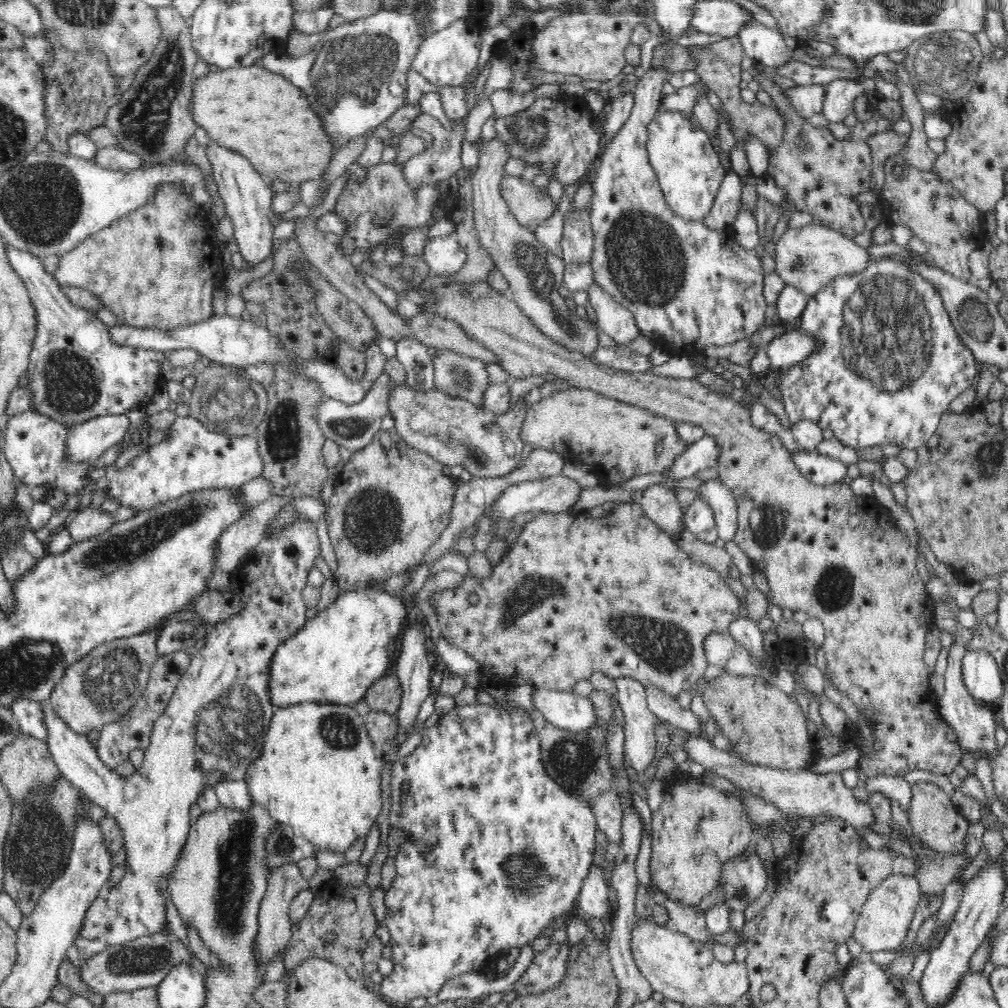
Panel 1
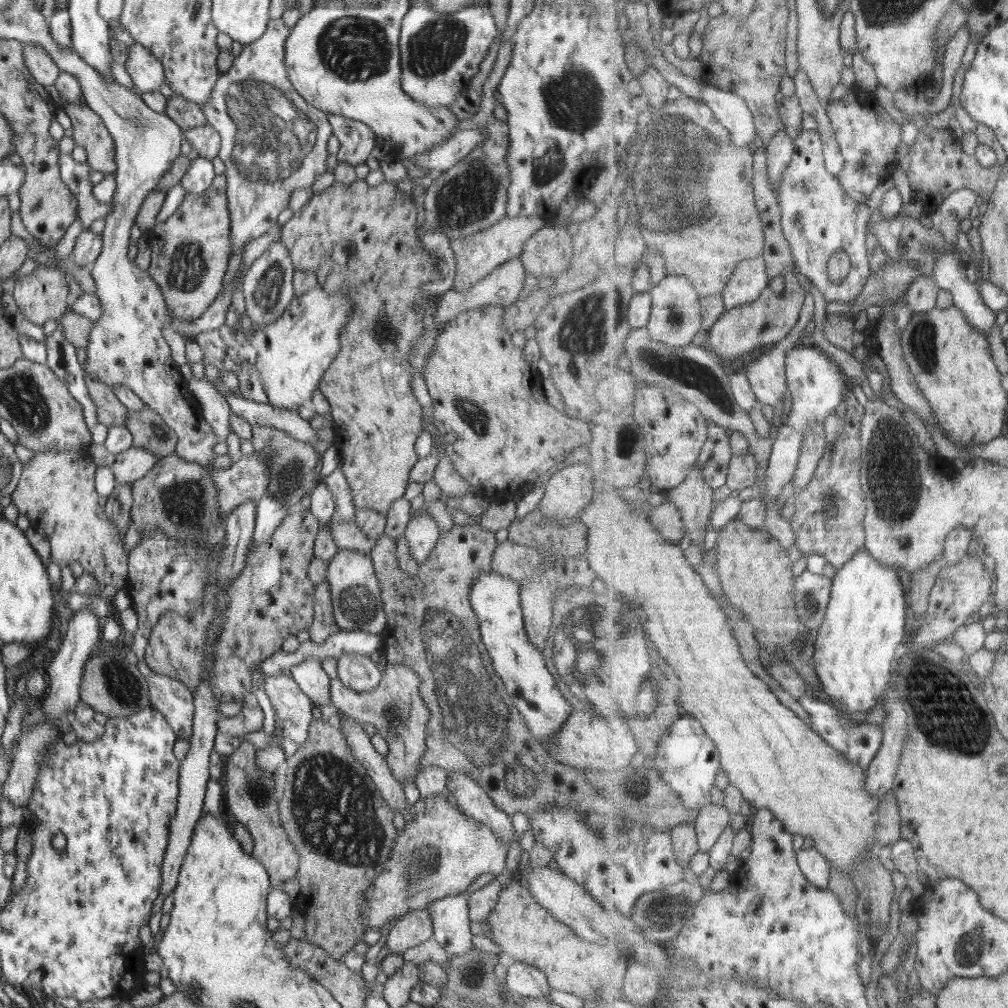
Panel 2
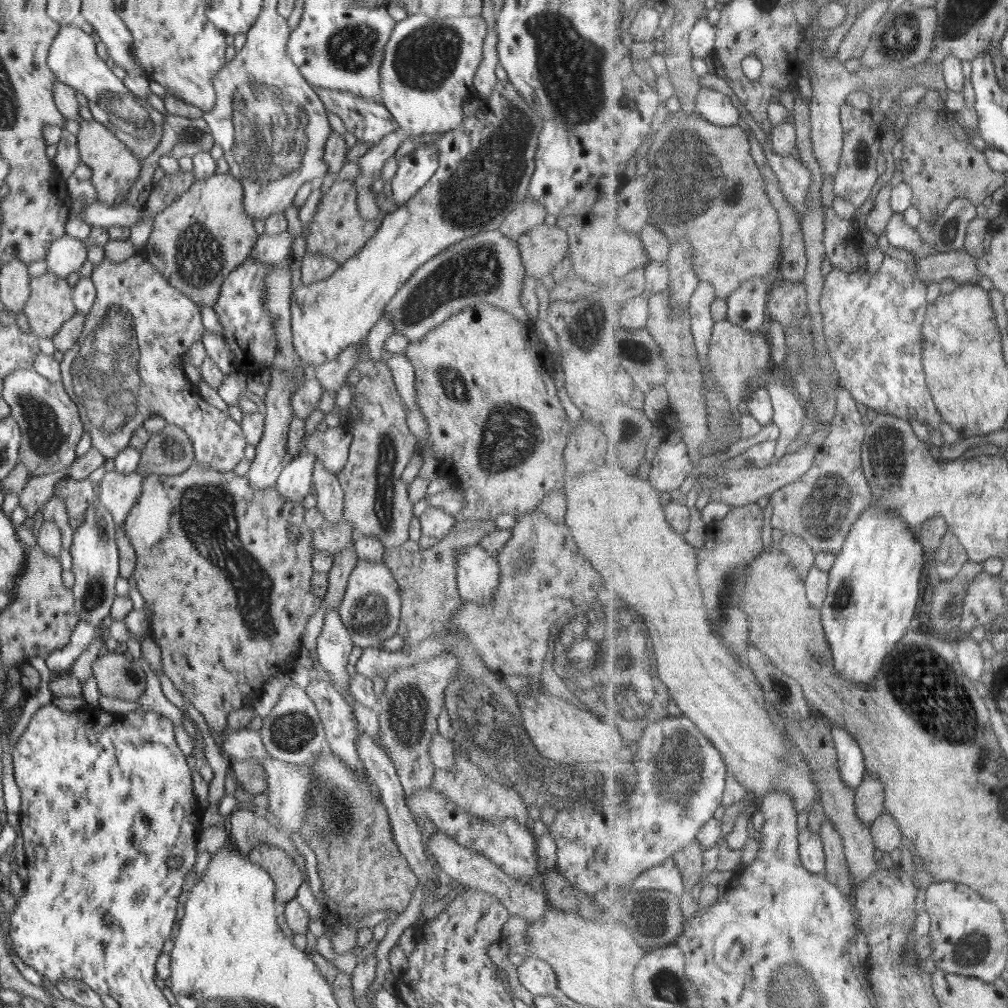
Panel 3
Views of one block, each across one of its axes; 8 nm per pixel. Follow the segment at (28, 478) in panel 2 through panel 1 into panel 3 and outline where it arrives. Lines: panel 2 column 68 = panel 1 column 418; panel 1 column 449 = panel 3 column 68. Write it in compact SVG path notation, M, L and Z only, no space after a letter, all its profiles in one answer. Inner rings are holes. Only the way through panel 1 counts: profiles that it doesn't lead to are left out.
M66 477L55 485L52 499L58 498L65 505L73 532L81 526L88 508L97 501L95 494L96 488L88 477L80 480Z

